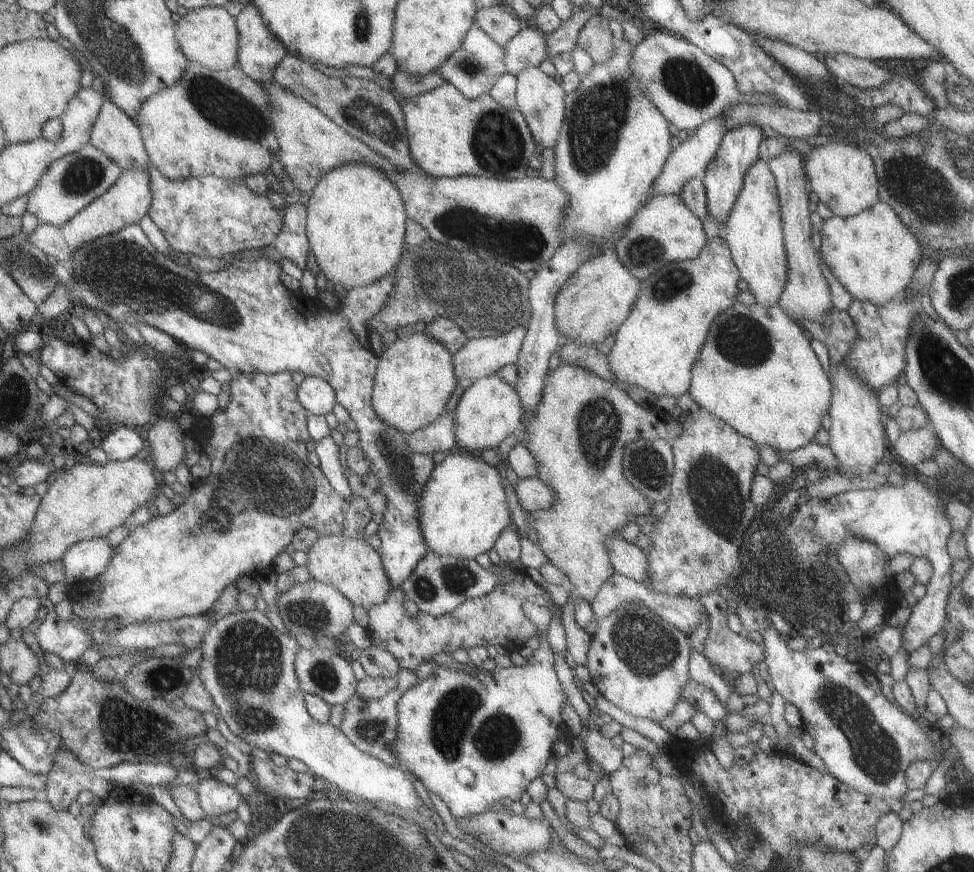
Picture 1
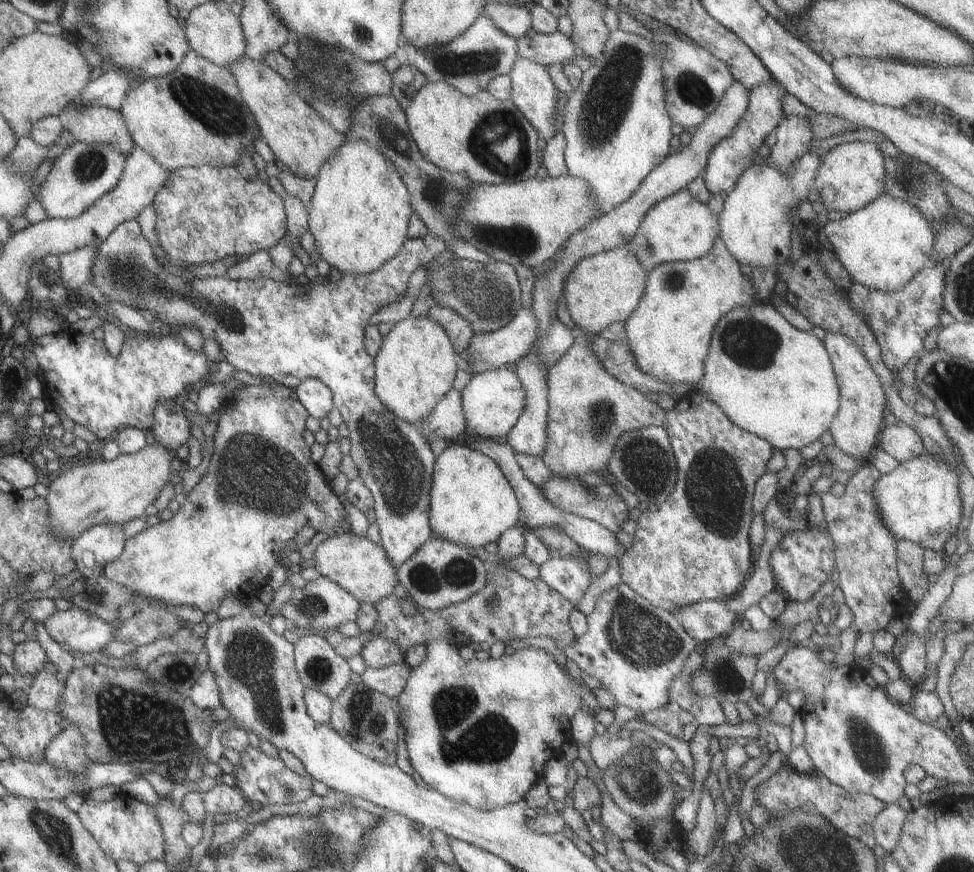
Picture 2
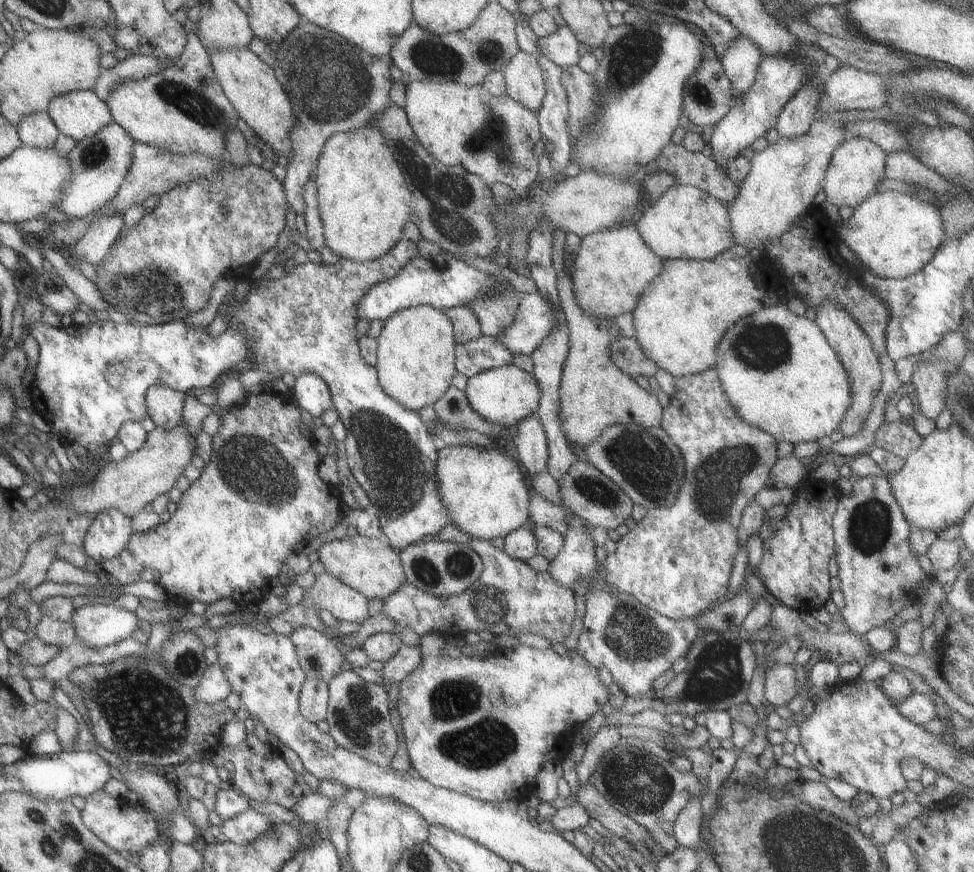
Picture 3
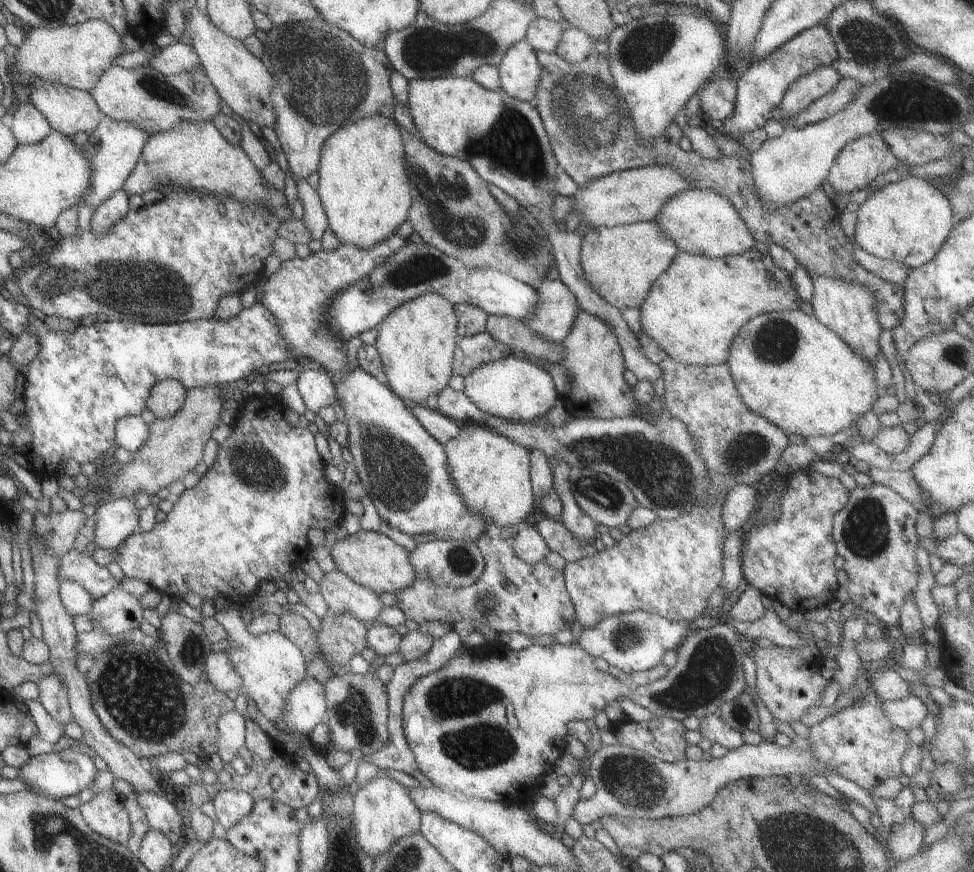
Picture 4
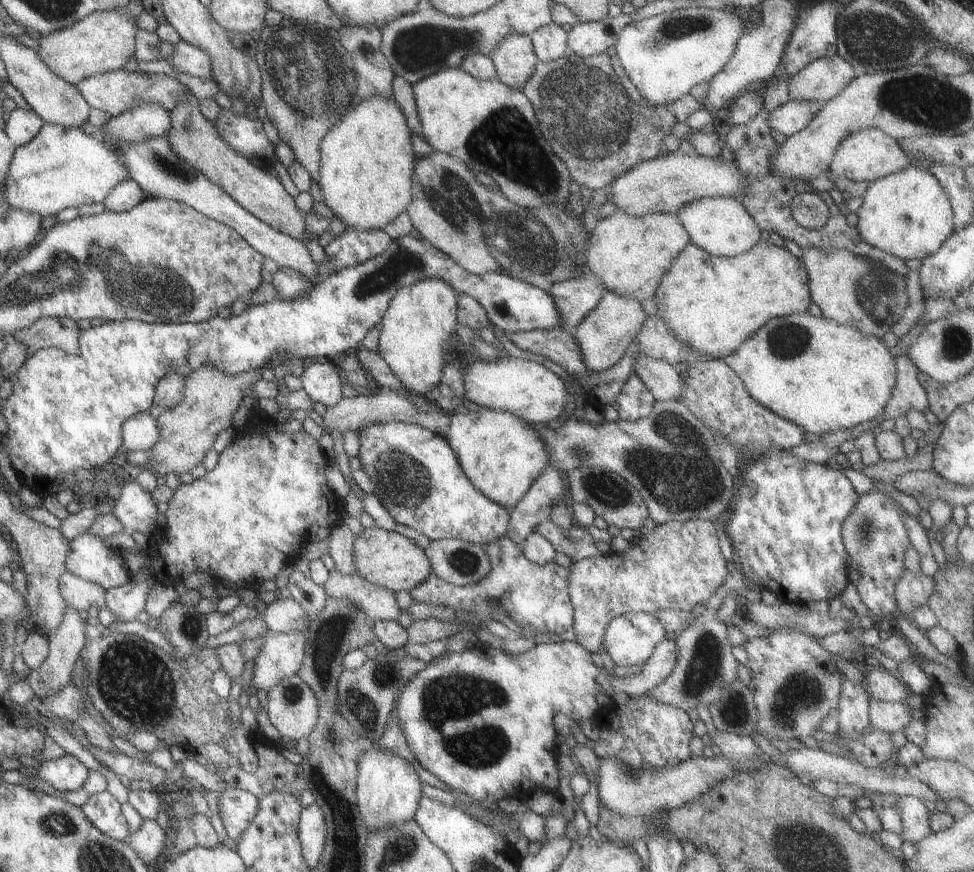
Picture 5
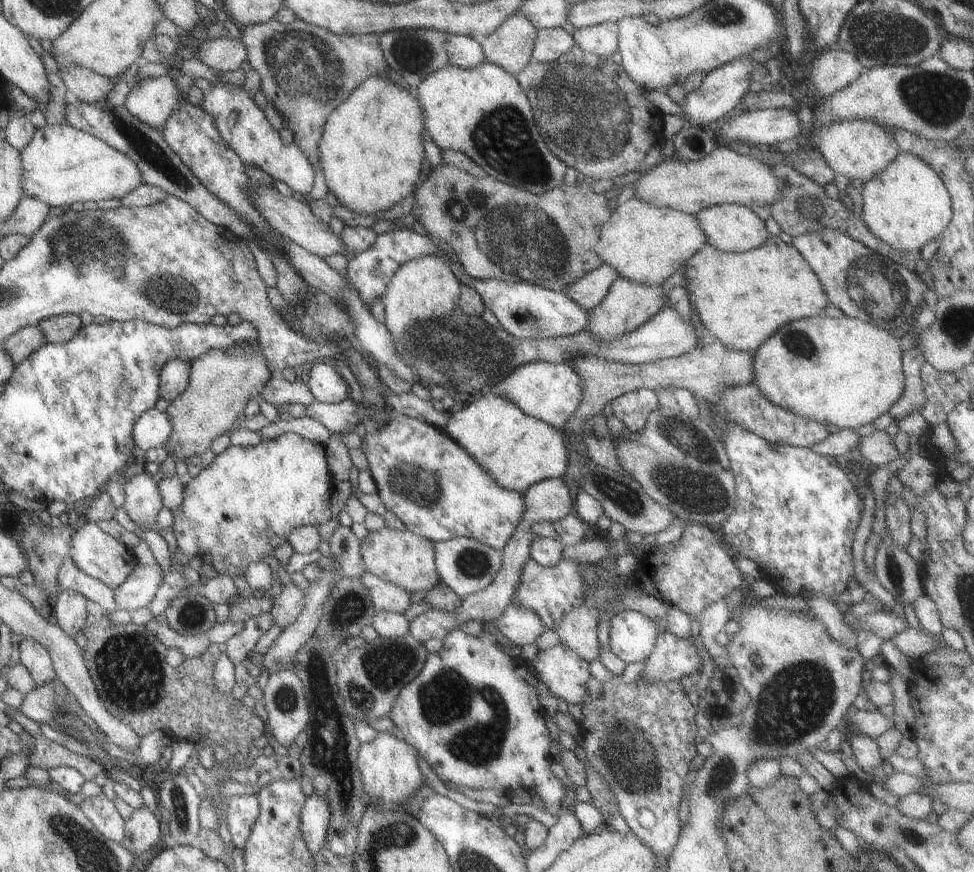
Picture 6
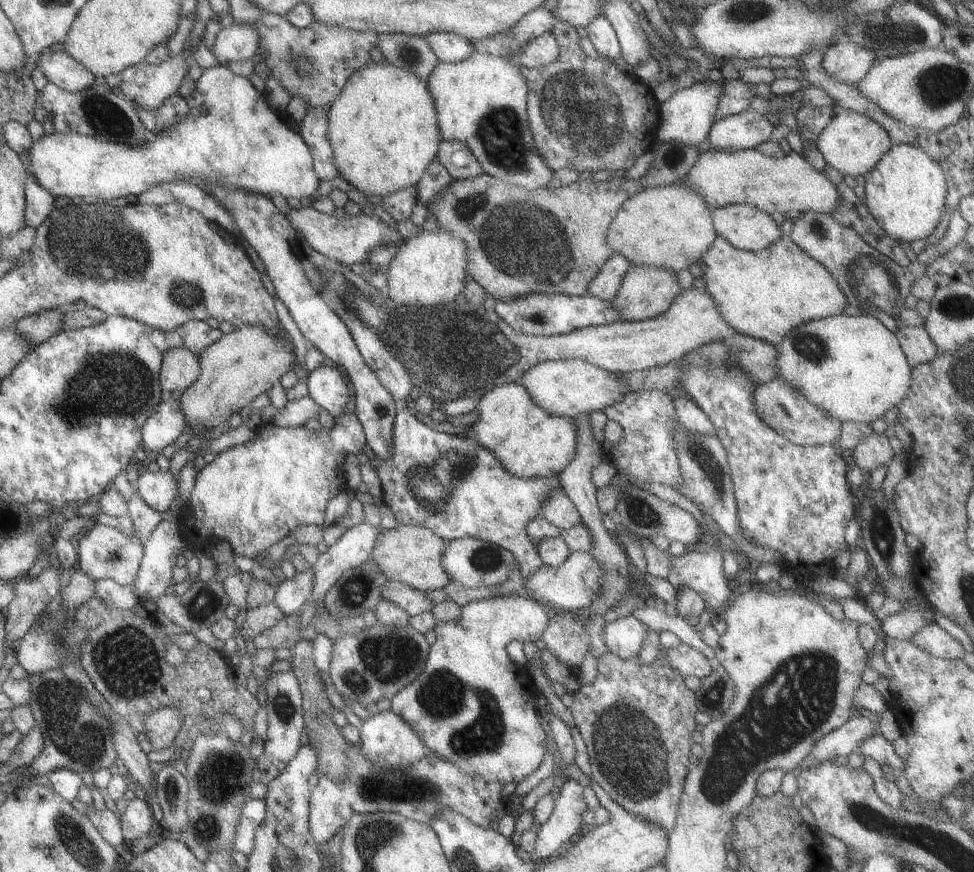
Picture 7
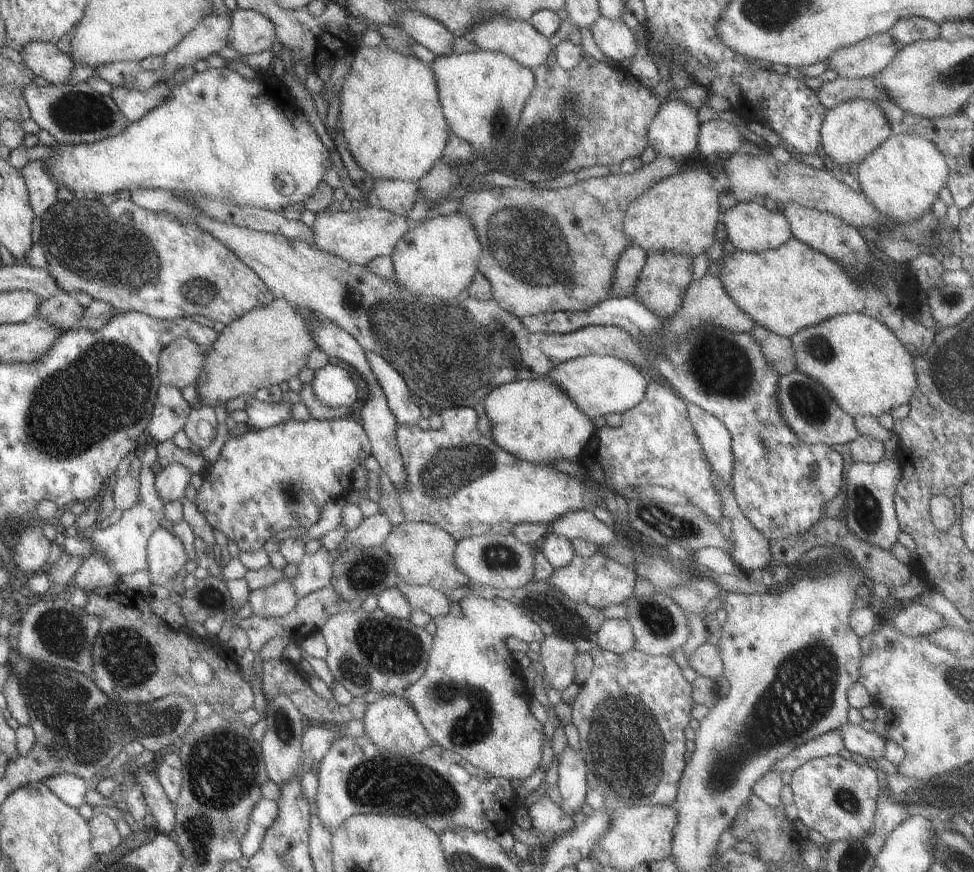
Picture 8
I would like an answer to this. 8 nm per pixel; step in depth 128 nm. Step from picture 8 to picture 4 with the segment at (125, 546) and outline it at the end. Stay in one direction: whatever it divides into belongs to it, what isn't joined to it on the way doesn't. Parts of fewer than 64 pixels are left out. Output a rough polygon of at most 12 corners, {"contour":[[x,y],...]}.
{"contour":[[91,548],[60,556],[55,576],[76,582],[91,600],[120,582],[92,559]]}

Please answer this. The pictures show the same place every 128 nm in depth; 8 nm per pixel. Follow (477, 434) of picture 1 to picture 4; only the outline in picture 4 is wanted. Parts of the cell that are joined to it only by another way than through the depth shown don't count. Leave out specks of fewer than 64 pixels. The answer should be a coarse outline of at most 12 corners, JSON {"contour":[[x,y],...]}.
{"contour":[[511,354],[463,377],[481,412],[536,422],[558,397],[544,368]]}

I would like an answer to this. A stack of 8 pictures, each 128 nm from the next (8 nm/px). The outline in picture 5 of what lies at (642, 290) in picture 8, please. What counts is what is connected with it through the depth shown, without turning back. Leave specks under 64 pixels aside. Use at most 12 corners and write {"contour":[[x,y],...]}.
{"contour":[[604,291],[572,332],[587,370],[618,362],[639,332],[637,300]]}

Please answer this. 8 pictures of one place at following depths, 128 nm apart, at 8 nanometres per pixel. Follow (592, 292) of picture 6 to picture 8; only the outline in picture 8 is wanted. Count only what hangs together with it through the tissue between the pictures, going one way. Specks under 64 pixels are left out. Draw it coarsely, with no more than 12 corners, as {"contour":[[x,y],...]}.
{"contour":[[627,246],[613,270],[611,298],[633,295],[646,254]]}

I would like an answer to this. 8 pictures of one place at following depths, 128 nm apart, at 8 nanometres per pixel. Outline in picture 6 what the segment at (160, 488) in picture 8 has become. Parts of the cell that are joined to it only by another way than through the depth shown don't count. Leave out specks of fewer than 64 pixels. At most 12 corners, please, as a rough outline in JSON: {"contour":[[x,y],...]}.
{"contour":[[145,472],[123,481],[120,507],[143,531],[162,507]]}

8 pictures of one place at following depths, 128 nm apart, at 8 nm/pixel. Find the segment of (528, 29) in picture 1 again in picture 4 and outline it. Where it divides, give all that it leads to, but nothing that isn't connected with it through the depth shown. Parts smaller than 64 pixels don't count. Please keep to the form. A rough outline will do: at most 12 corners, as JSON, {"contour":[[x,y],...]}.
{"contour":[[576,28],[559,34],[553,54],[576,63],[602,49],[593,40]]}

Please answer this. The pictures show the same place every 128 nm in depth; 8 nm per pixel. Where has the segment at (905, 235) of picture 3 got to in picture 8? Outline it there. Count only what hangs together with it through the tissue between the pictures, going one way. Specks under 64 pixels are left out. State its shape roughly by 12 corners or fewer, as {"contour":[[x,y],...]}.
{"contour":[[890,134],[857,164],[865,200],[913,222],[948,175],[930,140]]}

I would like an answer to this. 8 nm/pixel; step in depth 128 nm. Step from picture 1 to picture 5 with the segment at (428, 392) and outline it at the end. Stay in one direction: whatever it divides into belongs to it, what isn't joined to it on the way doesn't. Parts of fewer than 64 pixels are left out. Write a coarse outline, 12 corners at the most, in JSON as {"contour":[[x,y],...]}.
{"contour":[[439,278],[401,286],[377,354],[405,391],[441,384],[456,294]]}

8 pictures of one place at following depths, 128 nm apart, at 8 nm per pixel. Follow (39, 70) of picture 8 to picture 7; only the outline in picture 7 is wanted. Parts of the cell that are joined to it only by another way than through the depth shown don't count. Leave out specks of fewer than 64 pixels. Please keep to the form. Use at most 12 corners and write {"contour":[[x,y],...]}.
{"contour":[[44,48],[35,65],[47,82],[67,92],[98,79],[65,51]]}

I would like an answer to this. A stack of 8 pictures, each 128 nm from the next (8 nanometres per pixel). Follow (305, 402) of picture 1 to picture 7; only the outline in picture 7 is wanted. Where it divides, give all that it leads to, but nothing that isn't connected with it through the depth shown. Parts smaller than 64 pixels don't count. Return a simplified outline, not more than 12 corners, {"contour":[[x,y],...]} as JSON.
{"contour":[[328,361],[308,372],[307,395],[332,417],[349,400],[345,376]]}

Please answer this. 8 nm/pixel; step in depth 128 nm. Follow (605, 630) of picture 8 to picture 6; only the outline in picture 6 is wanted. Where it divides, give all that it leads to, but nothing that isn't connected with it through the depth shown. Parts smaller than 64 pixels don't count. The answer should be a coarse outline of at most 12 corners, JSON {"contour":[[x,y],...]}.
{"contour":[[623,610],[610,620],[608,649],[625,664],[643,661],[658,622]]}

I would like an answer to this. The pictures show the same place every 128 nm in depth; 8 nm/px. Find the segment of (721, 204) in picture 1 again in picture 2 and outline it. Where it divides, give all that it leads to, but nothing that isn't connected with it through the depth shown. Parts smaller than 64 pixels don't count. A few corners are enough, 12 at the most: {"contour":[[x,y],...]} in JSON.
{"contour":[[773,78],[748,91],[731,133],[711,148],[701,177],[727,194],[783,116]]}

